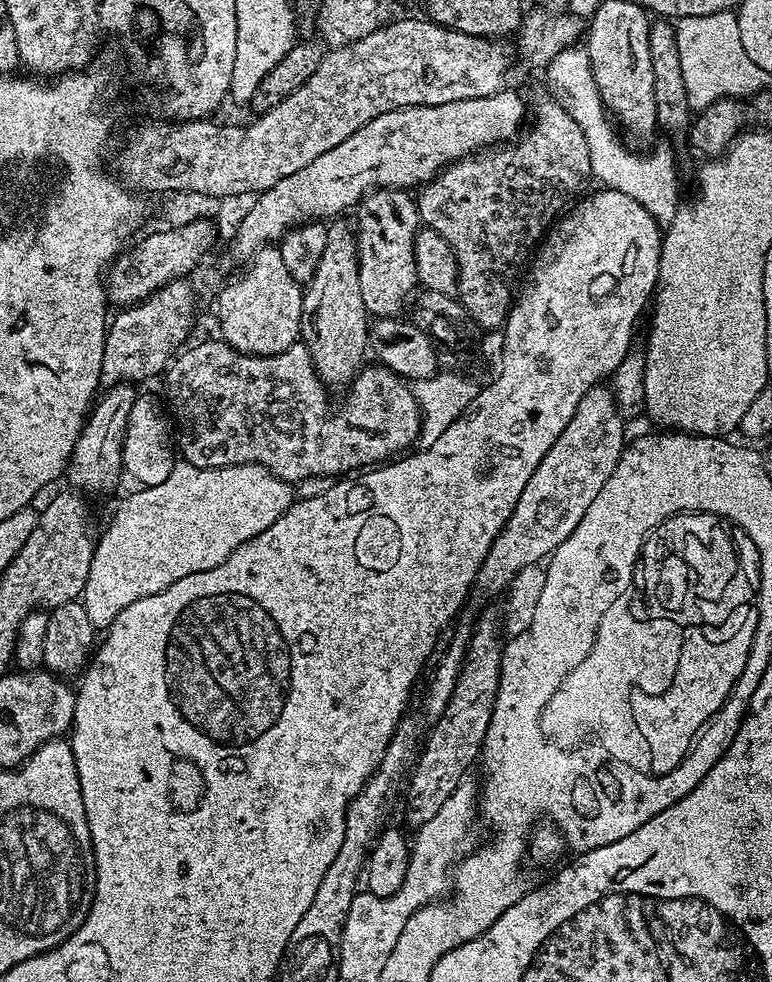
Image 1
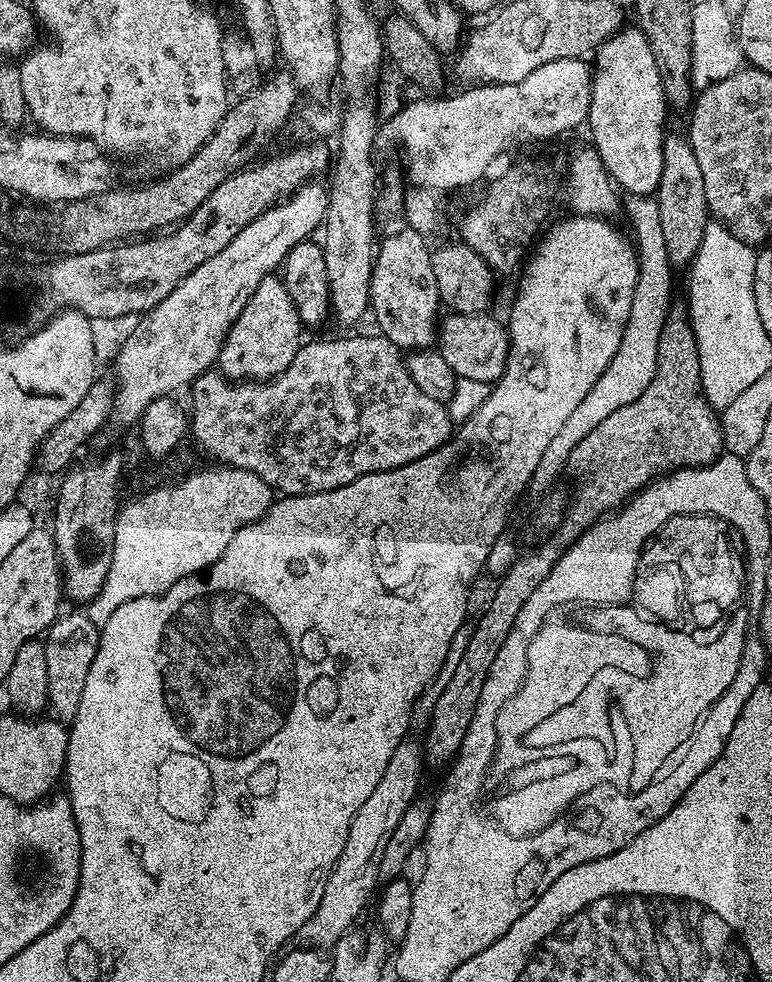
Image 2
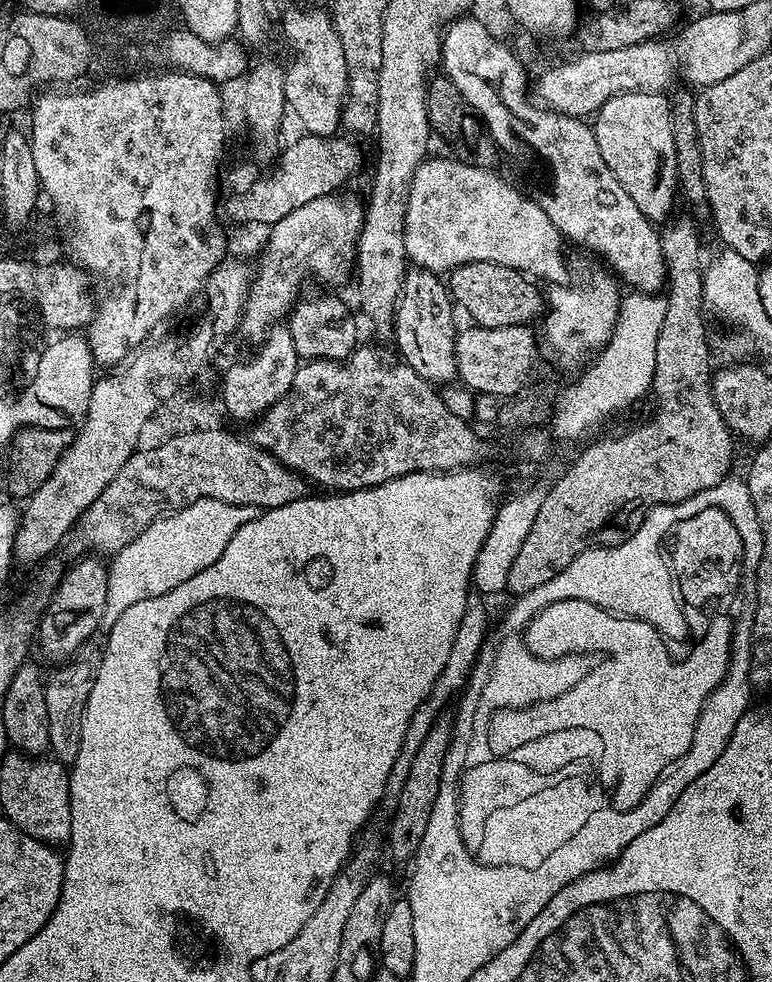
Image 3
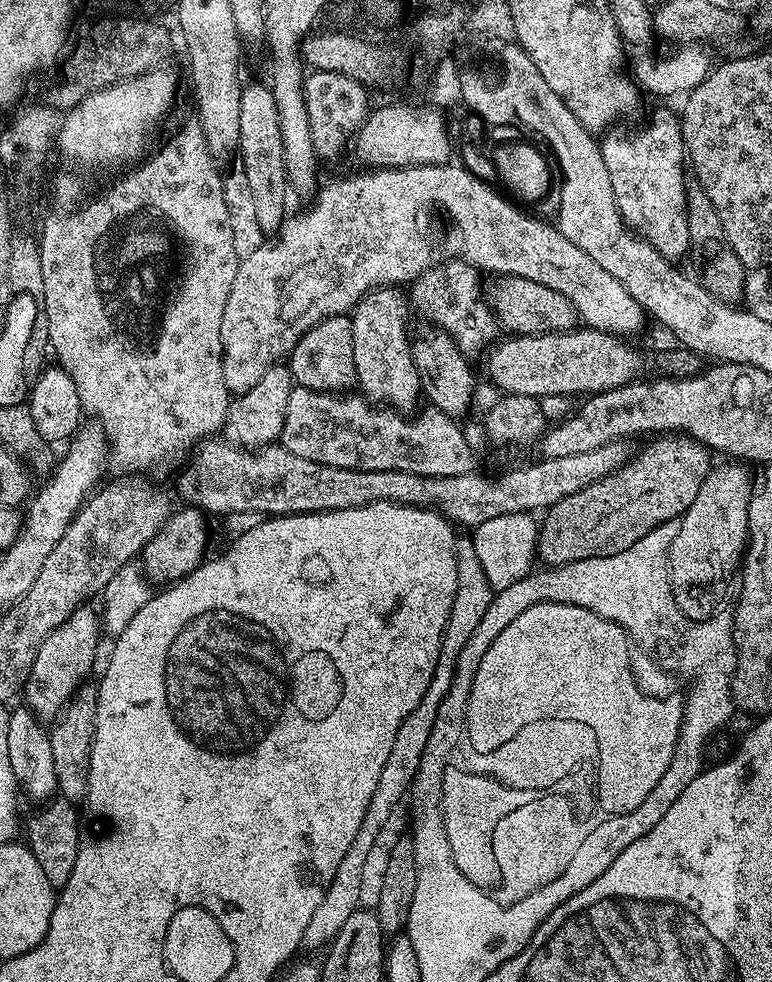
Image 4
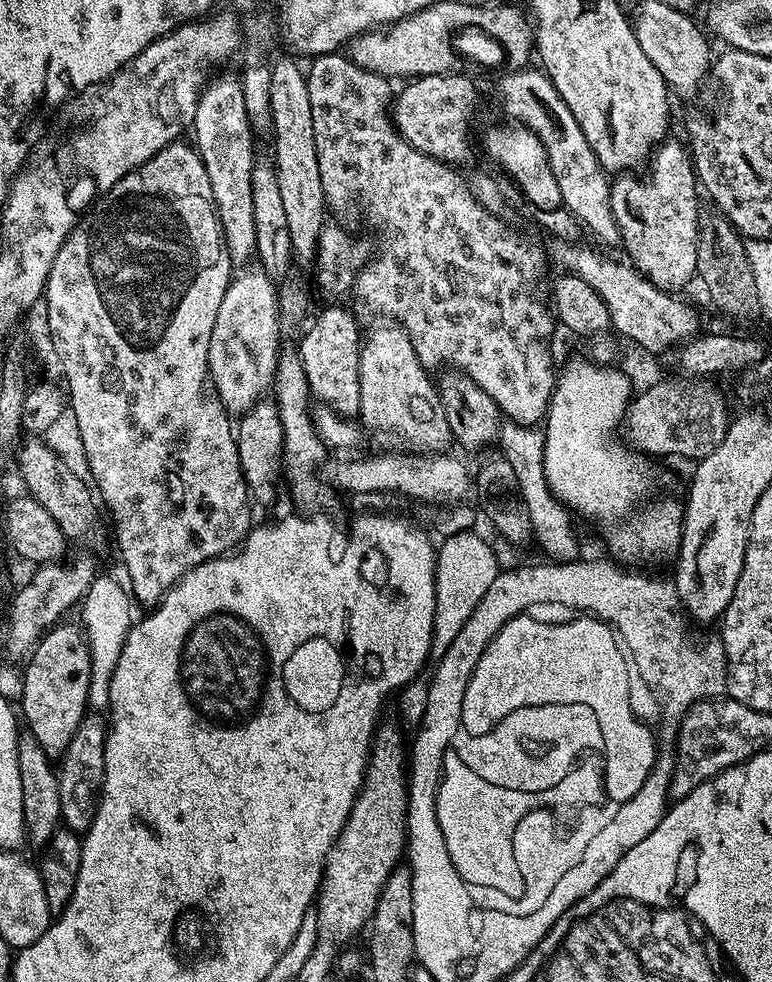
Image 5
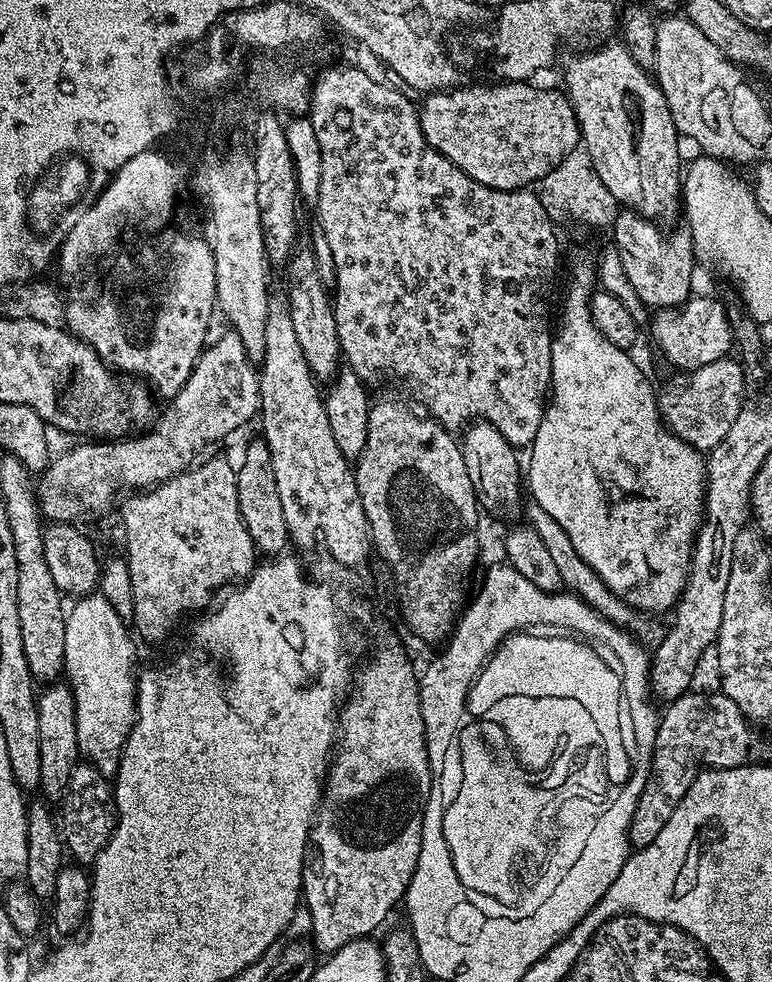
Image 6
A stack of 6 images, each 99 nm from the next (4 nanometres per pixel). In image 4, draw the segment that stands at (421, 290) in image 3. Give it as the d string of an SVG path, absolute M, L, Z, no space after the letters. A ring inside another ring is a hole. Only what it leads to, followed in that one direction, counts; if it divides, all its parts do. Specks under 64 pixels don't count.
M435 326L423 327L417 332L415 329L410 340L423 399L442 414L453 418L464 418L472 408L470 407L472 391L476 388L475 382L472 381L472 368L464 361L467 360L465 353L461 352L459 346L452 341L450 334Z

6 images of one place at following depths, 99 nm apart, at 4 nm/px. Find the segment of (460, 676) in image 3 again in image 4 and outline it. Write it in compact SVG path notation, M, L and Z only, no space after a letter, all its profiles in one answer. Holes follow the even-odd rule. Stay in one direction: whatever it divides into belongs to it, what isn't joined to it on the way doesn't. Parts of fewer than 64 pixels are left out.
M460 546L456 549L456 593L454 602L450 606L450 618L444 627L442 646L438 654L438 662L434 666L434 678L430 678L430 686L426 686L426 694L422 694L422 702L414 706L410 714L398 726L398 734L394 734L394 746L390 746L390 756L386 758L386 764L382 766L382 774L378 777L378 786L374 786L374 795L370 797L370 806L366 810L366 818L362 818L362 826L358 826L358 834L354 834L354 842L350 842L350 850L346 850L346 858L338 862L338 870L334 878L329 882L324 892L322 902L318 910L314 910L310 920L306 922L303 947L320 948L331 944L332 939L342 930L346 918L357 911L360 900L360 887L364 884L364 867L368 864L368 855L380 836L380 831L388 824L392 811L404 800L404 795L409 795L416 779L416 770L422 760L422 754L426 748L426 742L430 736L430 730L434 728L434 718L454 682L456 663L470 640L470 634L478 628L478 622L482 622L482 614L490 606L494 593L490 582L486 582L486 574L482 574L482 562L478 562L478 554L470 546Z

